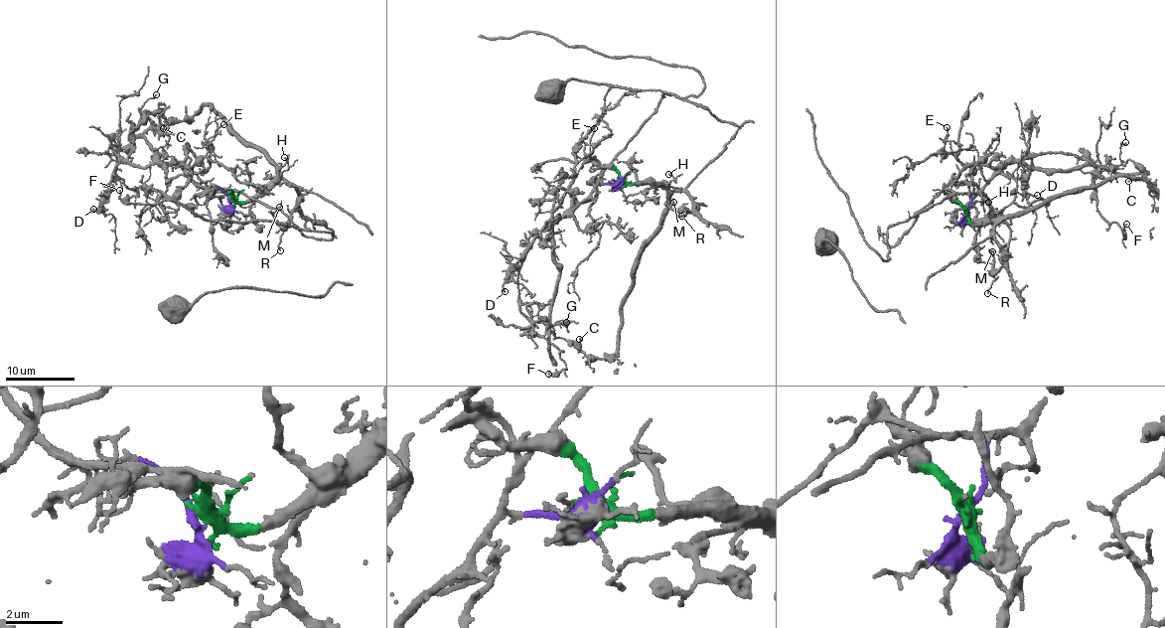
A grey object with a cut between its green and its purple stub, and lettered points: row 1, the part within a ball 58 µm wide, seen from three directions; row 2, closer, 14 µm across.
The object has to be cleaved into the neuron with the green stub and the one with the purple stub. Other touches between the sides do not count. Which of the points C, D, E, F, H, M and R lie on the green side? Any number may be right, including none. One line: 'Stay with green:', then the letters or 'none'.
Stay with green: C, H, M, R

